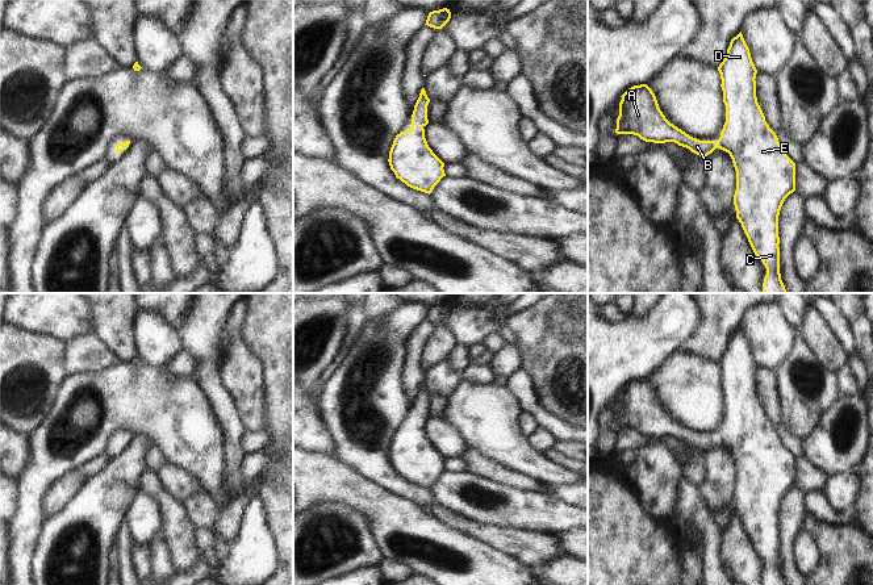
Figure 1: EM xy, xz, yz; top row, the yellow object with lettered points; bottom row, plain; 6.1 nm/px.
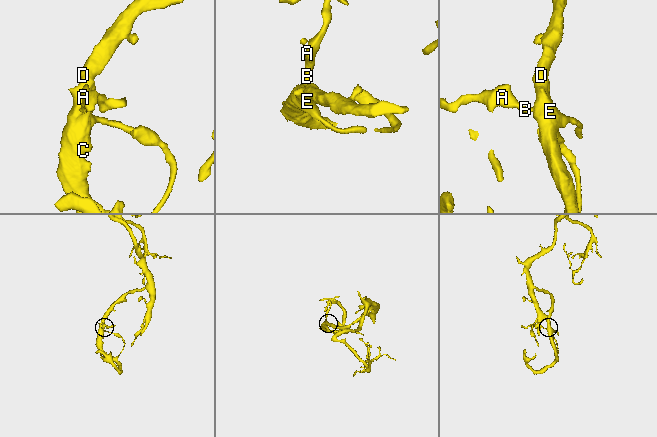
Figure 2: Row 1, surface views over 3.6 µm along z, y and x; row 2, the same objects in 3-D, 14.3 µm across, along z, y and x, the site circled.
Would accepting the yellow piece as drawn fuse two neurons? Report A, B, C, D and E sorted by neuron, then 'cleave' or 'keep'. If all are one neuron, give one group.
A B C D E | keep

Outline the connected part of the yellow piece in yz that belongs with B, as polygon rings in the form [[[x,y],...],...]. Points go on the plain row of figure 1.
[[[742,326],[731,334],[718,365],[726,400],[726,417],[718,435],[699,435],[671,418],[647,379],[634,380],[621,390],[615,427],[634,429],[653,438],[674,436],[701,452],[707,451],[717,442],[728,447],[736,465],[734,489],[736,513],[742,518],[755,550],[767,563],[763,585],[786,585],[780,568],[778,510],[785,493],[795,485],[795,457],[782,444],[757,397],[755,375],[757,364]]]

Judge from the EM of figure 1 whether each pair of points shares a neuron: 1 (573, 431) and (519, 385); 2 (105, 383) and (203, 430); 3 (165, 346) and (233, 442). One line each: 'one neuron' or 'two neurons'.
1: one neuron
2: one neuron
3: two neurons

